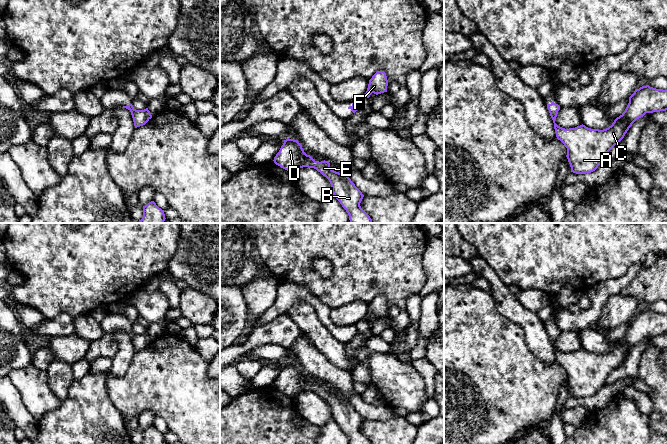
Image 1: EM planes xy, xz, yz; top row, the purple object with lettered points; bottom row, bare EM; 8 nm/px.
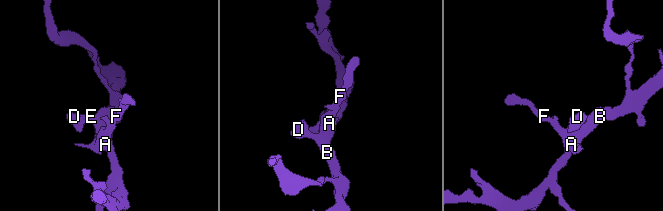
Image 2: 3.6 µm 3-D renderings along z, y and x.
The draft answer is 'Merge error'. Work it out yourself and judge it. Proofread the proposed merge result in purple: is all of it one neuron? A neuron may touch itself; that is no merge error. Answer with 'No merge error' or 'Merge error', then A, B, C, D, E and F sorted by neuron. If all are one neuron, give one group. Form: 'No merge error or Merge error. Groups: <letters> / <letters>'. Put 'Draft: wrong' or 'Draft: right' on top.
Draft: wrong
No merge error. Groups: A B C D E F

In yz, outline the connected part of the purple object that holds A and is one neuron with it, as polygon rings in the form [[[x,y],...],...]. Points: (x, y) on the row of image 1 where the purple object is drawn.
[[[649,85],[636,89],[629,97],[625,111],[606,129],[591,129],[585,125],[565,129],[555,123],[560,106],[547,104],[554,123],[556,137],[567,148],[571,172],[586,174],[595,171],[607,153],[625,136],[632,124],[646,113],[667,110],[667,90]]]

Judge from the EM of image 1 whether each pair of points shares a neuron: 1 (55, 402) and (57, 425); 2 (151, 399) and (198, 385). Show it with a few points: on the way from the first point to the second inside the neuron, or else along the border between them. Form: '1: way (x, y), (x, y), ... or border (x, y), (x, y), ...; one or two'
1: border (62, 401), (58, 407), (45, 412), (37, 420); two
2: way (163, 387), (165, 385), (186, 385); one

